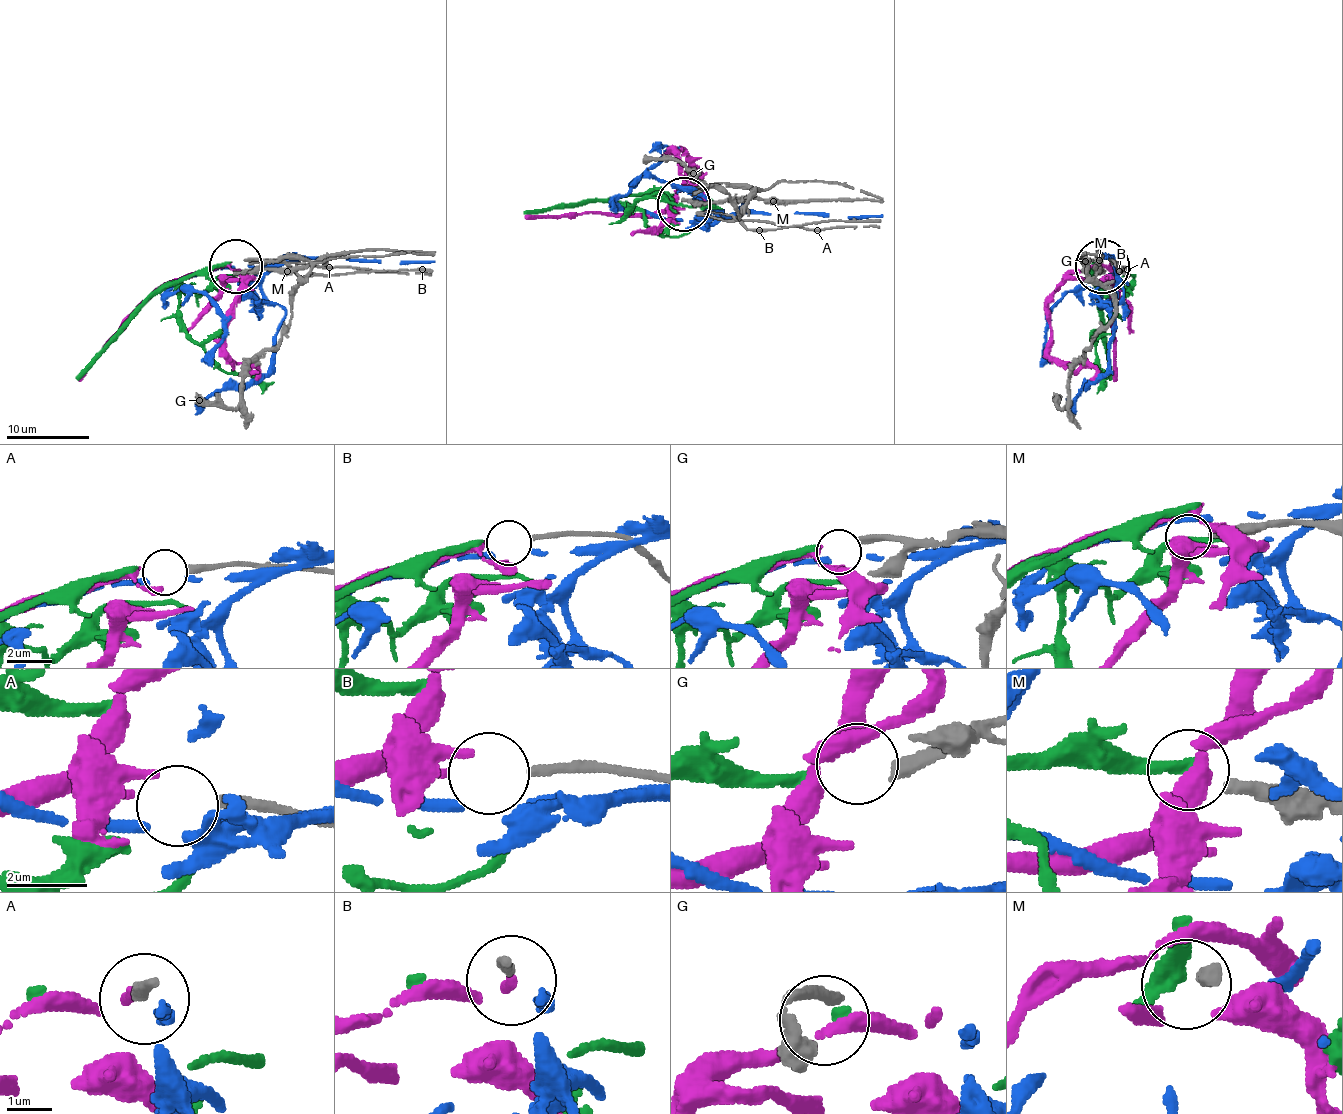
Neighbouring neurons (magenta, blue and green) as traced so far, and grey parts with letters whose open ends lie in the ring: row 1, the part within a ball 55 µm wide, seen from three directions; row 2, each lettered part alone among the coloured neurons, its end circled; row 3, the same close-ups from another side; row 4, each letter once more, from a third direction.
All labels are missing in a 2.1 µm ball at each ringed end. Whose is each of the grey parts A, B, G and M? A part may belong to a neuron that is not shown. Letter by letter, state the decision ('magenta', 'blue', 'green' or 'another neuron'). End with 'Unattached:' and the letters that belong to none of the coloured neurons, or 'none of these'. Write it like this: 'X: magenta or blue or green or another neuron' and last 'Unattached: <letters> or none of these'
A: another neuron
B: magenta
G: green
M: another neuron
Unattached: A, M

